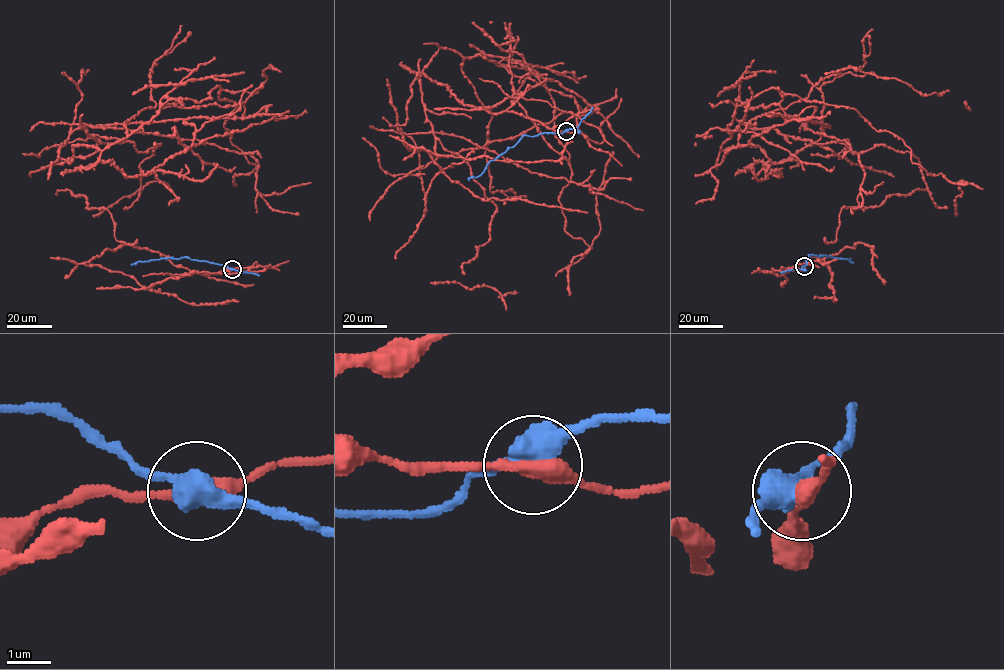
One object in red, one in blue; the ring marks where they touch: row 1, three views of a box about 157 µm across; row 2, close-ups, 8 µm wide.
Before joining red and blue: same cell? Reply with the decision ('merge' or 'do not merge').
do not merge

